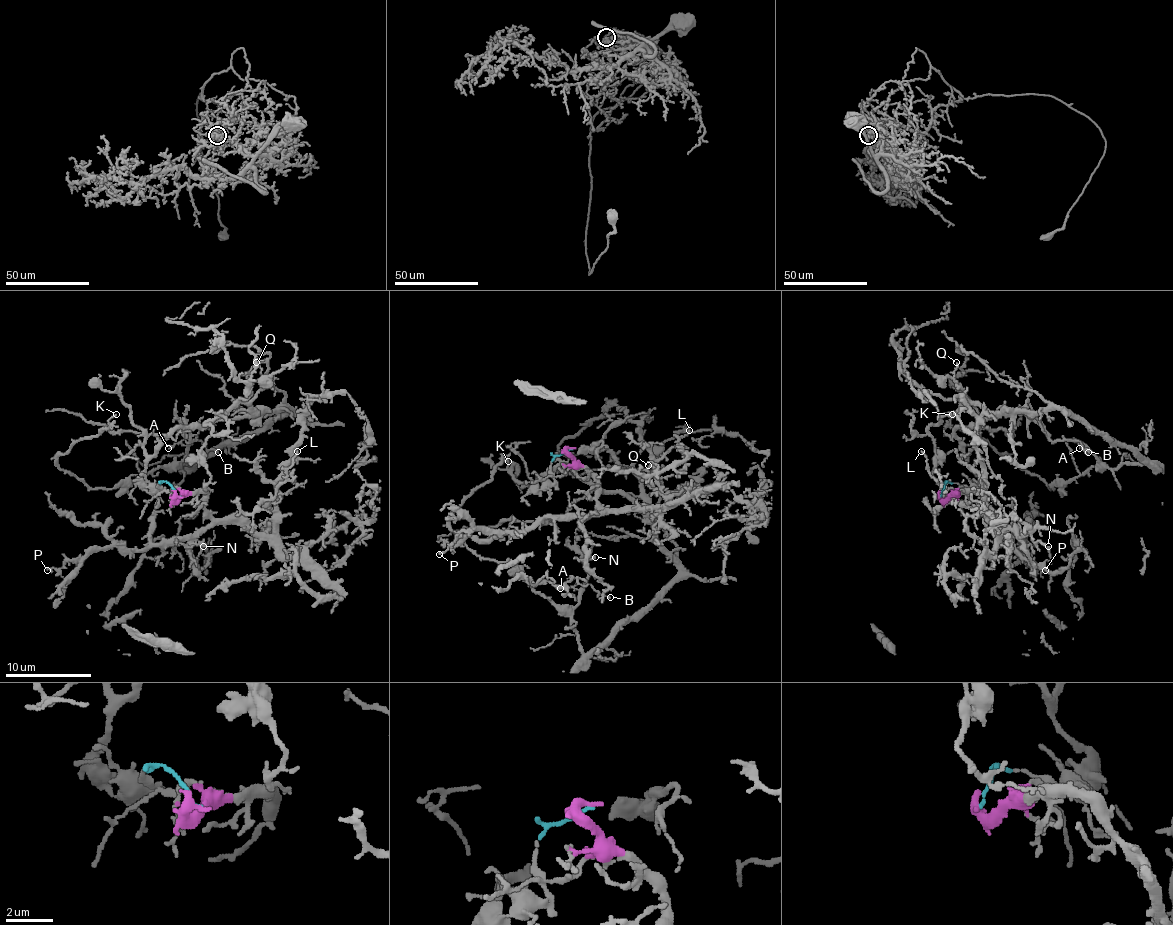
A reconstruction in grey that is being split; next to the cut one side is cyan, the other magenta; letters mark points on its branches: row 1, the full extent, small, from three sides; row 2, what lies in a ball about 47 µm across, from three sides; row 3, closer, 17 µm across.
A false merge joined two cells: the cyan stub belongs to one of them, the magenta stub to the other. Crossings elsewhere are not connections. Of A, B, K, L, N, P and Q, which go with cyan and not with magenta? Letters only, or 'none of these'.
A, B, K, Q

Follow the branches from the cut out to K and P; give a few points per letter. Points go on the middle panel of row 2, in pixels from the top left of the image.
K: (569, 449), (535, 483), (563, 464), (623, 492), (677, 565), (584, 653), (572, 621), (451, 528), (507, 462)
P: (569, 449), (593, 477), (597, 503), (604, 509), (600, 513), (544, 516), (520, 531), (466, 531), (438, 554)

